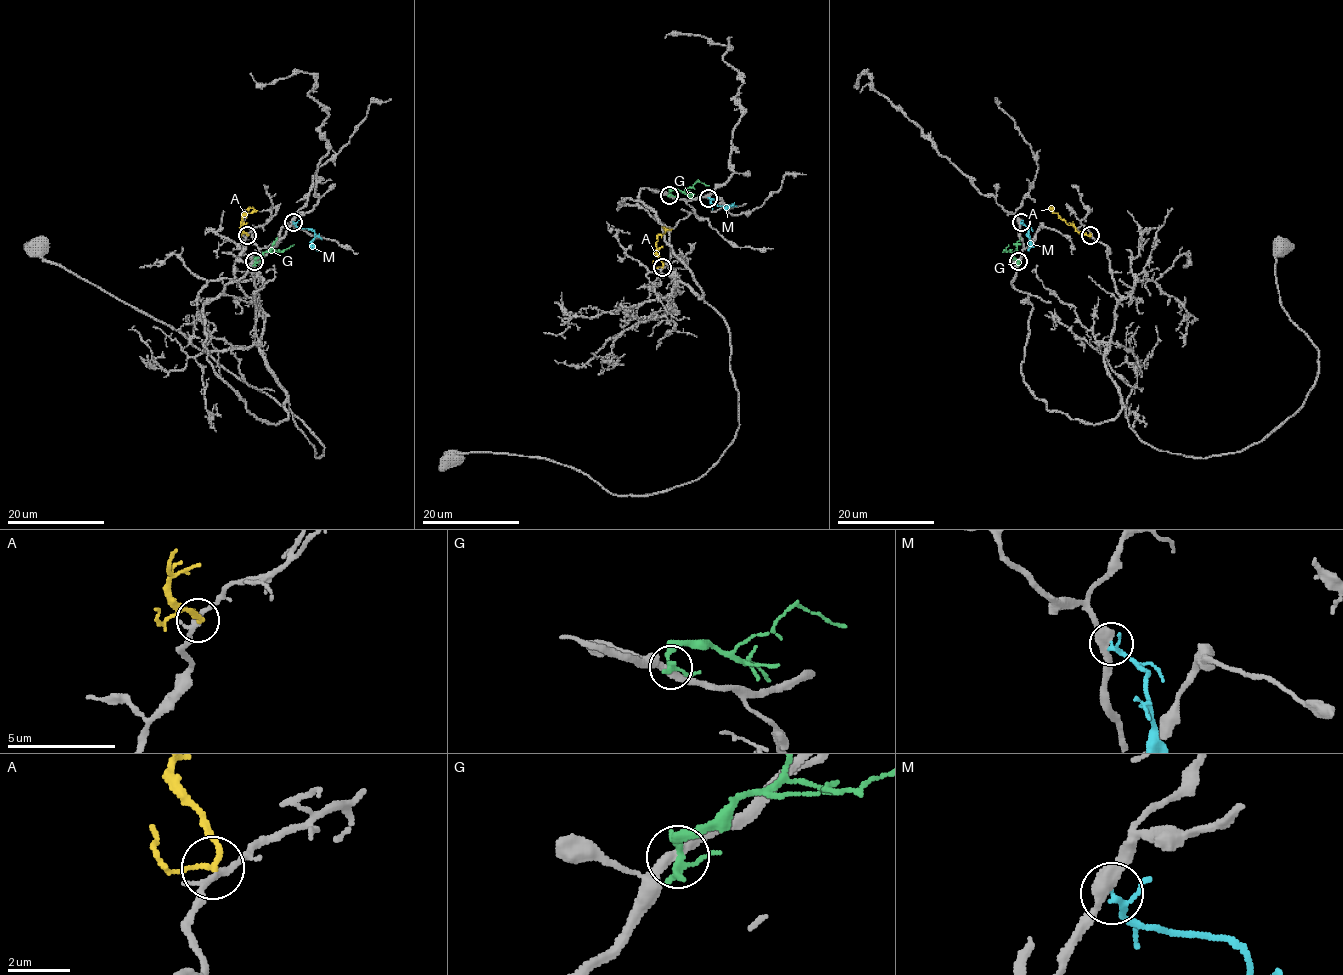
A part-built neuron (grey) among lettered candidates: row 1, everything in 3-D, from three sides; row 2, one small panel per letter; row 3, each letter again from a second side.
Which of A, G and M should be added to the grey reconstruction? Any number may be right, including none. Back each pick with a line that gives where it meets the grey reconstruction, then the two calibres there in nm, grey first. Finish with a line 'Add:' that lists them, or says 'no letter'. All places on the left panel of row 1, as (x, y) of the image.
A: Touches grey at (247, 235). Thickness 200 nm (grey) against 150 nm
Add: A

